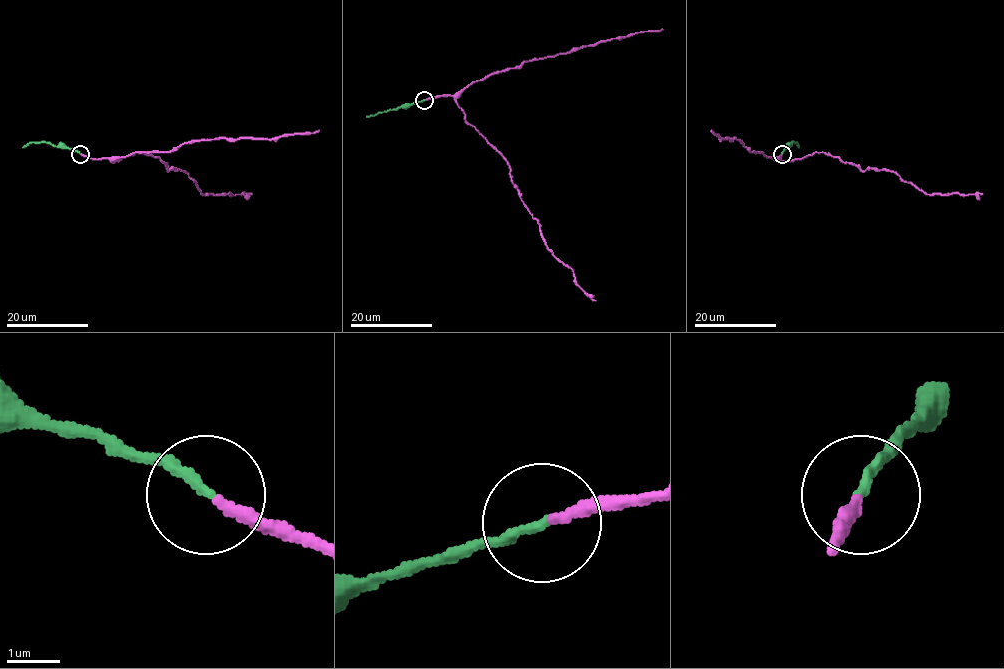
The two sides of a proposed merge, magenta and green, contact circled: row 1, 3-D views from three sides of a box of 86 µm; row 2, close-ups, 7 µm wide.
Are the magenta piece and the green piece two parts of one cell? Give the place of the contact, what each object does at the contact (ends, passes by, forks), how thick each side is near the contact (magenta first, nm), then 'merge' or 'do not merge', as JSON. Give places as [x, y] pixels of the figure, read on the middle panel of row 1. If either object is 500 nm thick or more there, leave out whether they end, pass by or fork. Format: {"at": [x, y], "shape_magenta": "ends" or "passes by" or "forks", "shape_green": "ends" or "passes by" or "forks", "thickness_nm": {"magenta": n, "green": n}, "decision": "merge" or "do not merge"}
{"at": [424, 100], "shape_magenta": "ends", "shape_green": "ends", "thickness_nm": {"magenta": 220, "green": 180}, "decision": "merge"}

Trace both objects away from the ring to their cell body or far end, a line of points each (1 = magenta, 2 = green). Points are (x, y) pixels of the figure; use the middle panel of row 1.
1: (424, 100), (454, 98), (465, 120), (508, 162), (511, 180), (537, 221), (547, 247), (596, 300)
2: (424, 100), (366, 117)

